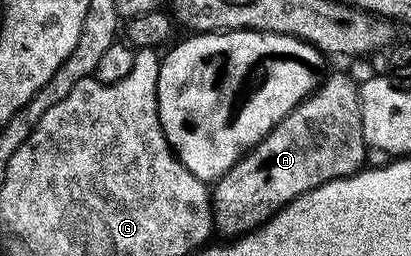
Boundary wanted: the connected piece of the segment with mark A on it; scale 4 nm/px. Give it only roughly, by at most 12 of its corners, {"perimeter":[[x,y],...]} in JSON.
{"perimeter":[[321,80],[212,187],[214,230],[255,231],[367,166],[358,89]]}

